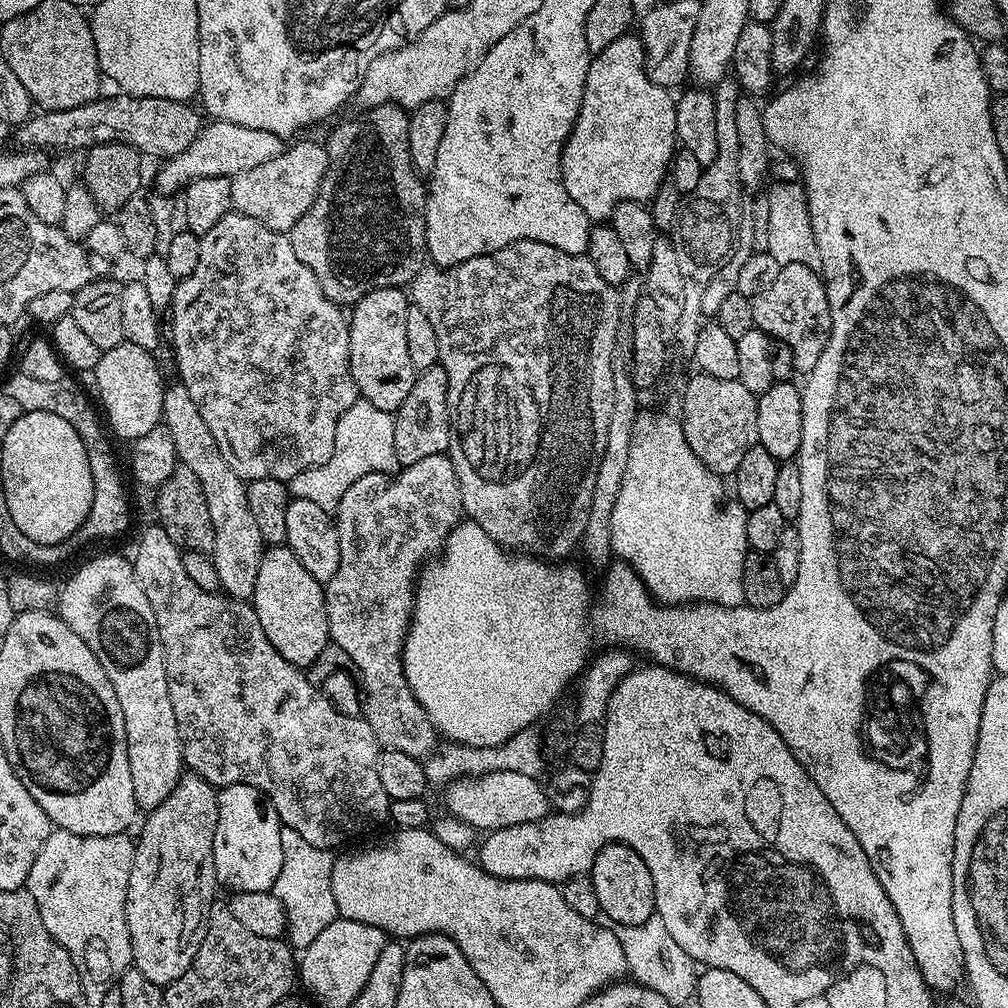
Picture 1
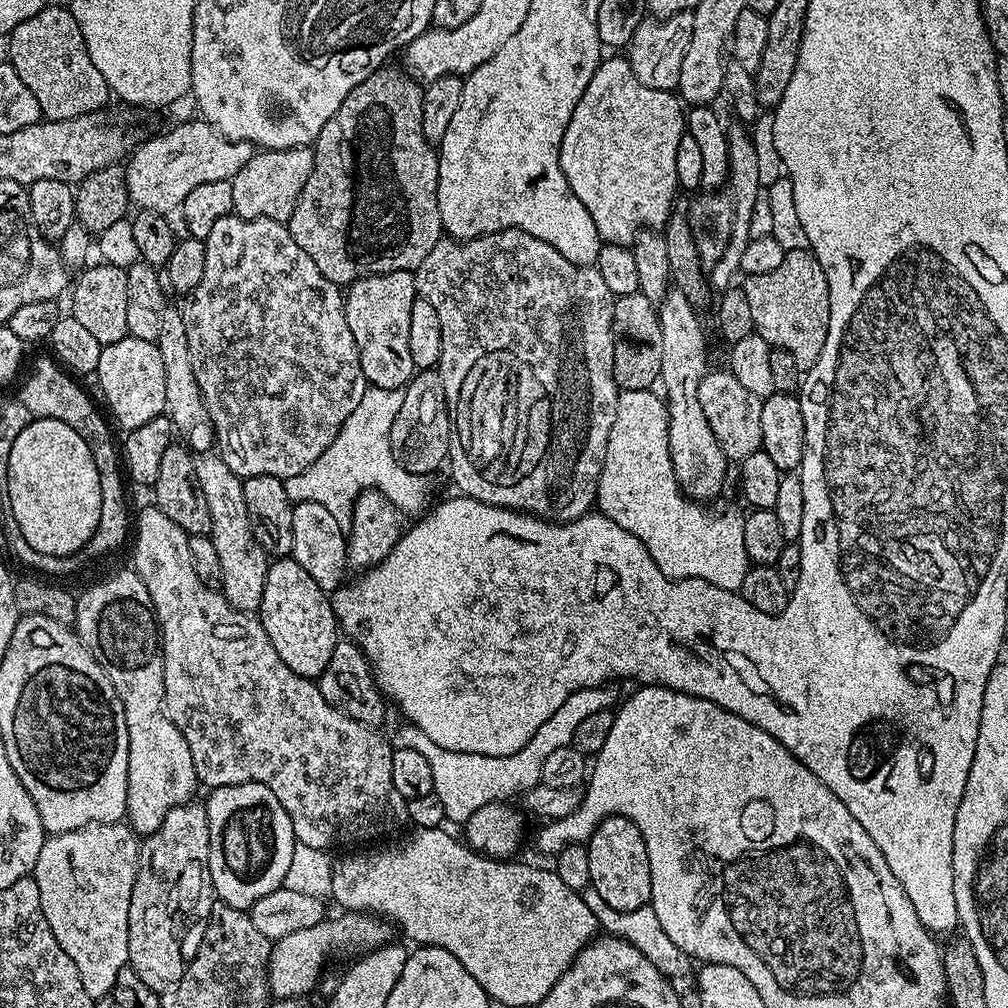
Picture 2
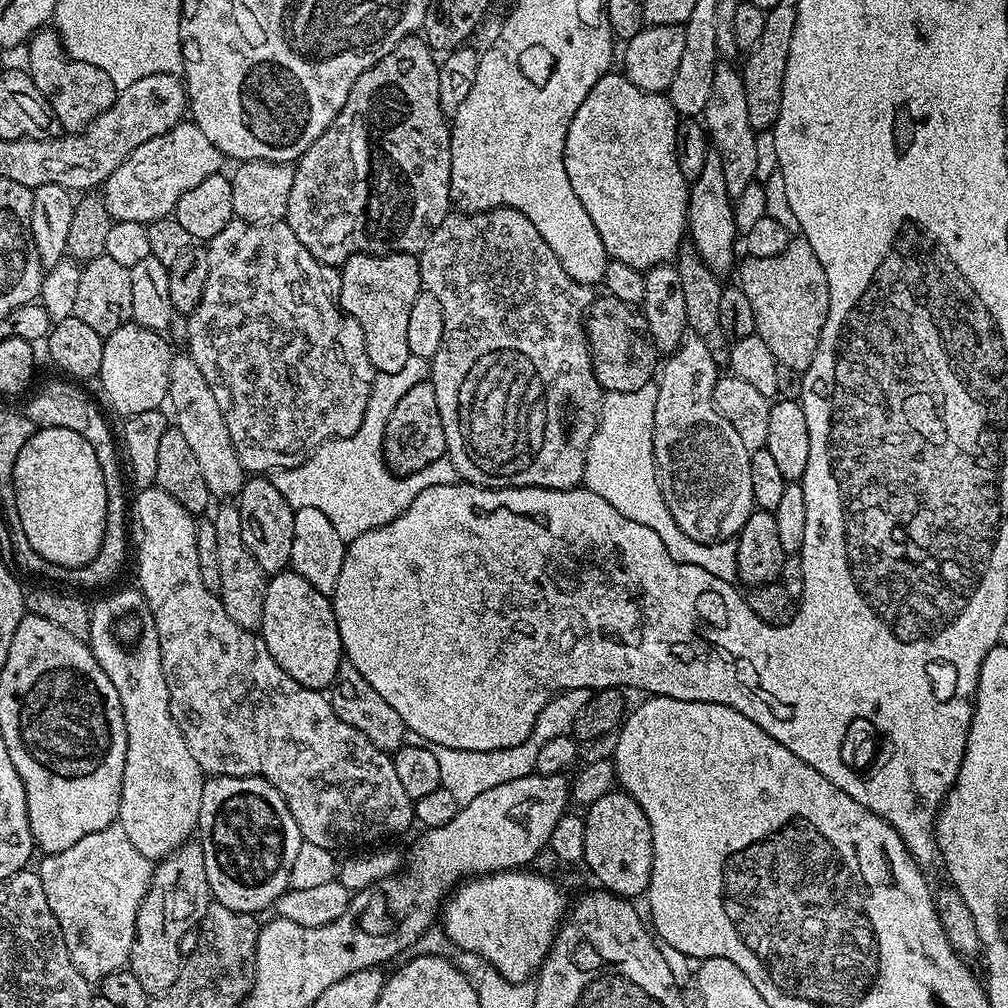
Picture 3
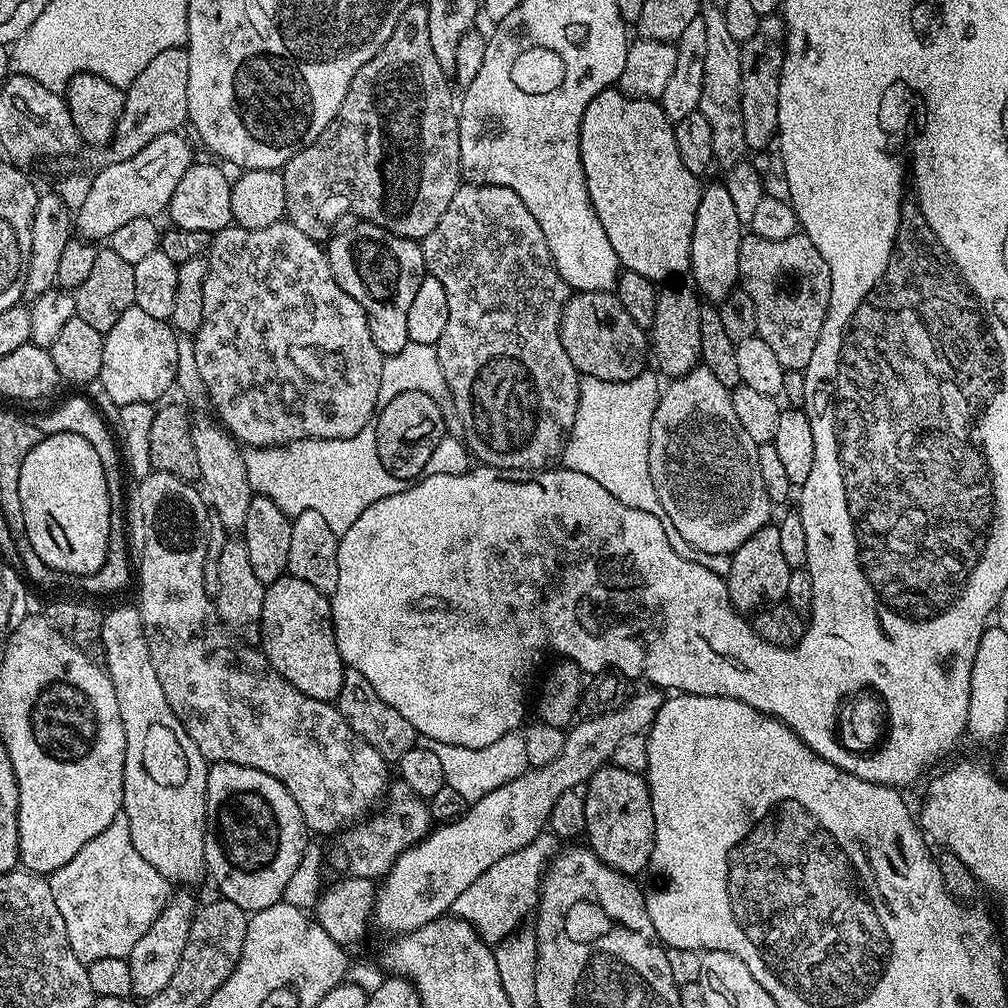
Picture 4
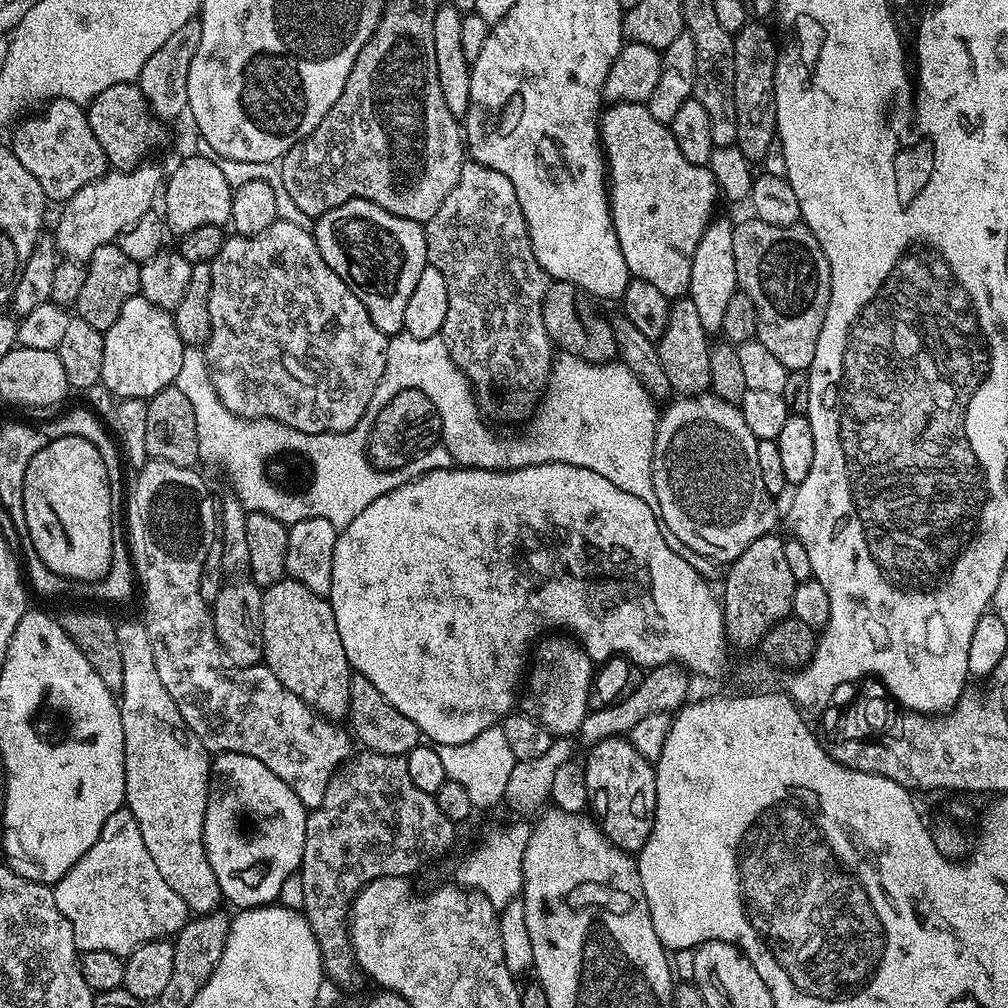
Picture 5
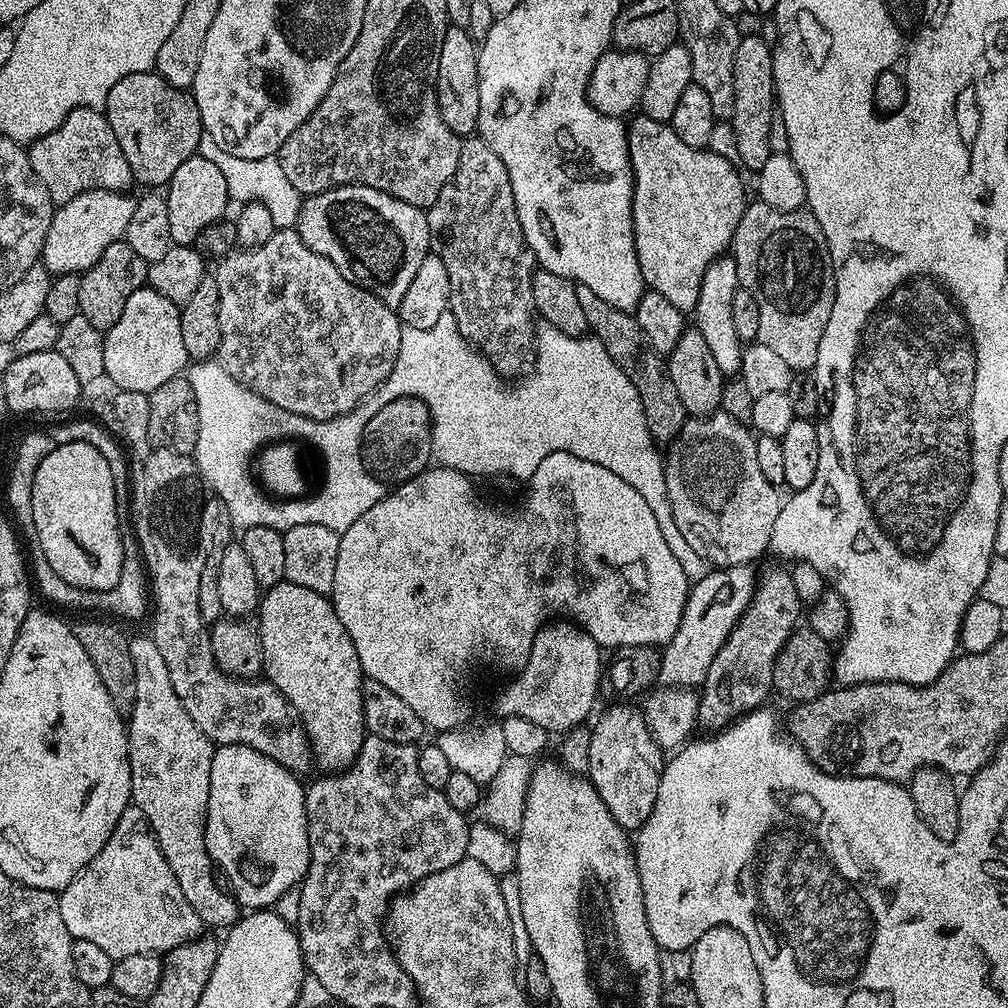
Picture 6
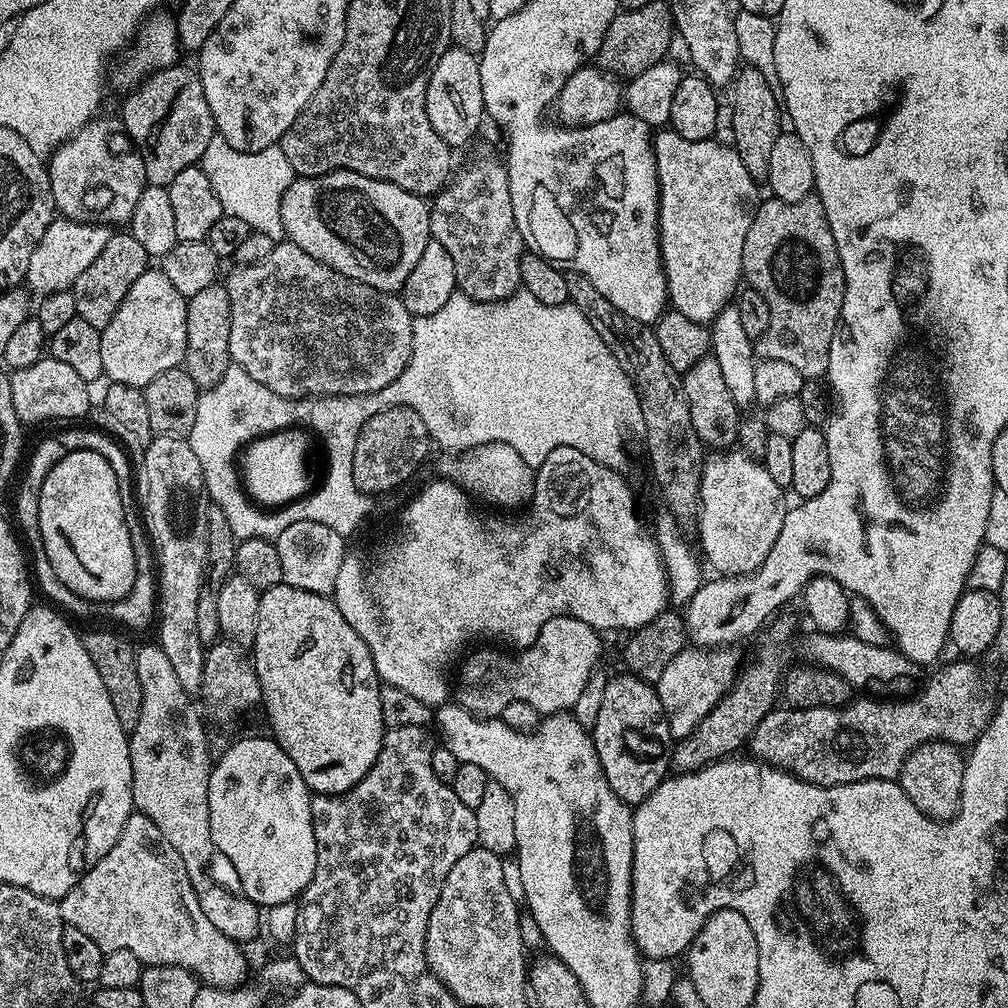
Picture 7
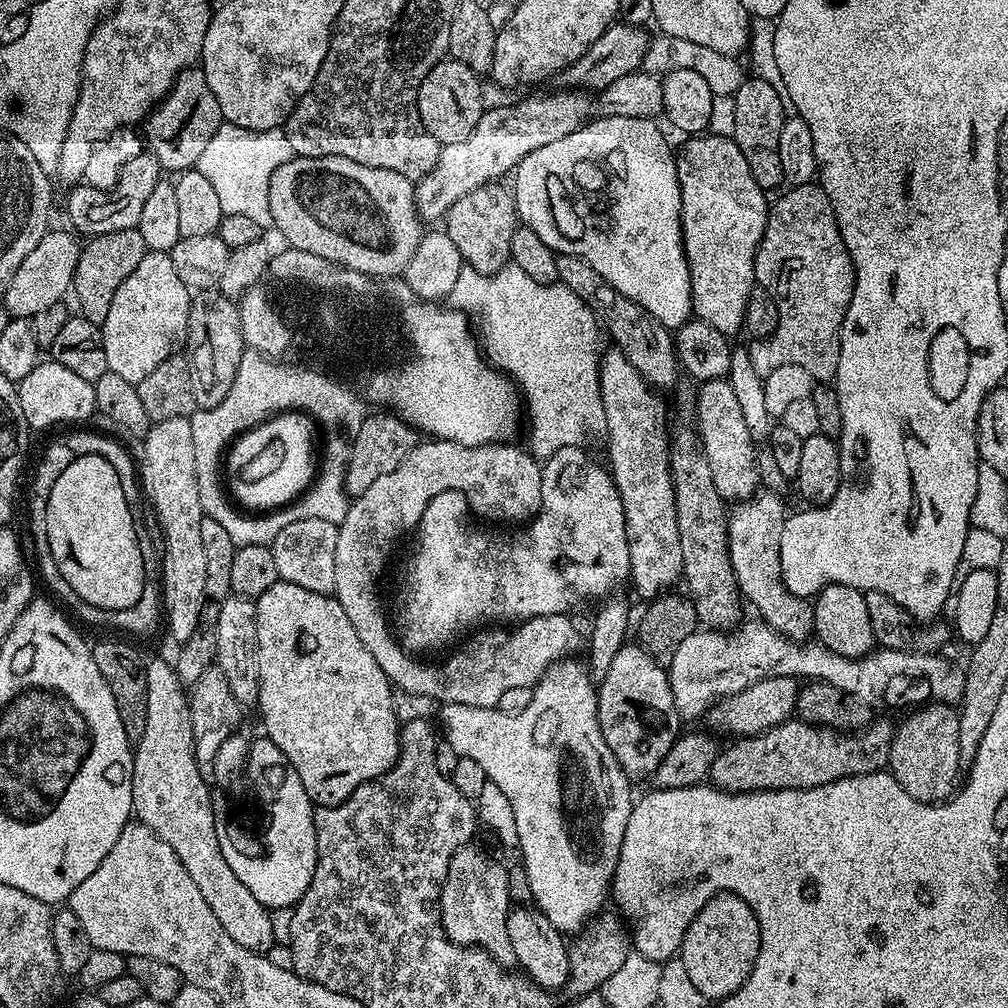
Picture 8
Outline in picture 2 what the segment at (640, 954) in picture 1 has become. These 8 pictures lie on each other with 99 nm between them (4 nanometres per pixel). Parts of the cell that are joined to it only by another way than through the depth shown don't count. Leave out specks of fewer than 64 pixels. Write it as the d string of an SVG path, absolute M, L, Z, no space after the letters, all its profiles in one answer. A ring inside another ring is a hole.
M591 886L585 888L582 895L586 905L597 916L599 927L605 933L619 936L620 939L630 942L638 950L642 950L642 954L650 962L654 962L656 969L668 979L674 991L679 993L693 991L694 968L692 972L692 967L694 967L694 961L682 949L674 946L674 942L670 942L670 937L667 936L666 930L662 930L662 922L658 922L658 914L654 914L651 903L638 910L619 912L606 906L606 902L602 902L602 898L598 898L598 890L594 890Z

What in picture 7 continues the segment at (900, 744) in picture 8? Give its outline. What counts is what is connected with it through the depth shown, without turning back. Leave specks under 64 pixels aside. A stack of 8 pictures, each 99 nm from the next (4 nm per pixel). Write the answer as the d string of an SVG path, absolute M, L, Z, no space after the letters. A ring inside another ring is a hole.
M931 740L918 746L906 758L898 777L900 789L924 816L941 822L953 820L962 798L965 759L965 753L957 745L947 744L945 740Z

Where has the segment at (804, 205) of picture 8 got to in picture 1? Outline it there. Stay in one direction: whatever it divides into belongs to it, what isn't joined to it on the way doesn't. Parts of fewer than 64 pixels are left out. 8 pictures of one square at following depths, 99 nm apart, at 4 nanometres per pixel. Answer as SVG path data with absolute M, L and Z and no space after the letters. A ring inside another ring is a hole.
M785 264L781 267L778 278L763 292L751 297L752 309L754 310L754 325L765 332L774 340L786 342L794 354L794 366L797 373L807 374L812 367L822 358L822 350L826 350L826 342L832 333L832 319L830 318L830 302L826 298L824 281L817 269L808 265Z

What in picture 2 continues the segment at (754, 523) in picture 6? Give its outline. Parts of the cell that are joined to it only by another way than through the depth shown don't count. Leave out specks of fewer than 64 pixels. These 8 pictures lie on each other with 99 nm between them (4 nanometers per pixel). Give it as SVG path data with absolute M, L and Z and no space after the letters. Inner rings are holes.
M675 286L669 287L659 313L662 330L662 370L659 383L664 384L662 395L668 405L668 441L674 474L691 499L709 502L723 490L730 461L718 438L714 438L710 422L706 422L702 402L698 402L698 386L710 370L708 340L700 325L701 313L692 307L686 294L682 294L682 290Z

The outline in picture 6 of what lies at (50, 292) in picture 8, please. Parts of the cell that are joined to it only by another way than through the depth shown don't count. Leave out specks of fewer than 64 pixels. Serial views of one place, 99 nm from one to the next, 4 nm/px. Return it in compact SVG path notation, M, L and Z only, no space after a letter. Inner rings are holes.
M127 191L83 192L53 211L42 253L42 263L53 277L83 274L98 262L98 258L102 258L102 250L106 250L106 246L123 237L136 205L136 200L128 195Z

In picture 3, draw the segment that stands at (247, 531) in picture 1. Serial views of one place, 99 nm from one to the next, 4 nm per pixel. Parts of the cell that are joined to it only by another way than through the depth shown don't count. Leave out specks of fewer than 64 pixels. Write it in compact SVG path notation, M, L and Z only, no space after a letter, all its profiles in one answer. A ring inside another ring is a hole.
M224 502L211 517L214 522L214 538L218 542L218 578L220 579L219 598L226 614L238 622L238 626L249 630L259 629L262 622L262 606L266 602L266 573L254 562L254 554L246 550L242 542L242 518L239 507L232 502Z

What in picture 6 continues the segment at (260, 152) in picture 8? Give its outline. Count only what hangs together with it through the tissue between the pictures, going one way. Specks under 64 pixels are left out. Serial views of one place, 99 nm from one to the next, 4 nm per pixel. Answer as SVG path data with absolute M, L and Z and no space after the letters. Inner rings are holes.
M207 134L201 136L199 155L210 158L218 170L222 170L222 178L226 178L226 190L233 201L240 200L241 205L261 204L274 214L274 222L277 229L295 228L298 218L300 217L300 205L302 197L294 186L290 186L290 178L286 178L286 173L282 170L279 159L276 156L267 156L257 160L247 160L226 154Z

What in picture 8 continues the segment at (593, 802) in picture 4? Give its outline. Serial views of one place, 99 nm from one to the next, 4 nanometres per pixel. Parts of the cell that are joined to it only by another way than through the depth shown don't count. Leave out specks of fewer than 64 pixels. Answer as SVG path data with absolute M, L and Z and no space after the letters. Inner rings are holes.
M625 642L614 654L614 662L610 662L610 670L598 686L596 701L602 738L606 738L606 746L610 746L624 773L630 778L651 777L682 732L682 718L676 713L665 665L639 643Z

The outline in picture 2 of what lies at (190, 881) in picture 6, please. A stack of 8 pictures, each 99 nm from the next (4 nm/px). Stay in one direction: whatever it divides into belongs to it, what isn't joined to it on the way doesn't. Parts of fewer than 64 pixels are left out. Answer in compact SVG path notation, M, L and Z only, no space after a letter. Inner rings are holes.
M135 571L116 572L113 576L108 576L105 580L100 580L97 584L90 585L84 593L79 593L76 602L74 631L86 646L86 650L90 650L90 654L102 666L106 678L110 678L110 682L118 694L118 698L122 702L122 710L126 714L126 730L128 731L128 785L126 786L126 806L128 810L126 820L133 832L139 834L141 837L149 836L151 832L158 830L158 826L162 826L166 814L170 814L170 810L174 810L174 806L189 803L193 799L192 791L198 788L198 781L196 771L194 770L194 758L190 758L190 746L186 746L186 738L182 738L178 726L174 726L174 722L168 717L167 712L164 711L164 649L160 646L160 625L157 624L156 614L152 610L150 594Z

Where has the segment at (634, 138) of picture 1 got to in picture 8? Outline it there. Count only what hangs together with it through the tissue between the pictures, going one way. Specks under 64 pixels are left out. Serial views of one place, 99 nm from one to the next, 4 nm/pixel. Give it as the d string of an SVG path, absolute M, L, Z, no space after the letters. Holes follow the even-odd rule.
M730 136L688 138L676 156L680 187L680 229L690 270L695 319L732 338L744 327L746 302L756 283L756 251L766 230L770 200L754 182L742 150Z

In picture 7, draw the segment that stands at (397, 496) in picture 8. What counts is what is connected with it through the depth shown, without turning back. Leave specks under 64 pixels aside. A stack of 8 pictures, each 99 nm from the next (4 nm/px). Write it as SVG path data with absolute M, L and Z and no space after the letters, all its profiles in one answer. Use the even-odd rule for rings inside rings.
M490 442L468 452L459 454L448 454L443 457L445 460L440 464L439 475L445 480L451 480L459 488L464 489L469 496L485 500L493 504L493 509L520 508L531 501L532 491L536 485L534 470L526 466L522 454L502 442ZM555 616L542 626L542 630L530 647L523 649L516 656L507 656L504 652L495 652L492 648L484 648L476 652L468 661L463 661L464 669L454 680L454 700L461 708L481 718L499 718L502 710L510 706L510 702L526 702L534 706L541 717L567 713L578 702L582 690L586 690L586 682L592 672L597 671L596 662L600 658L601 633L573 616Z

